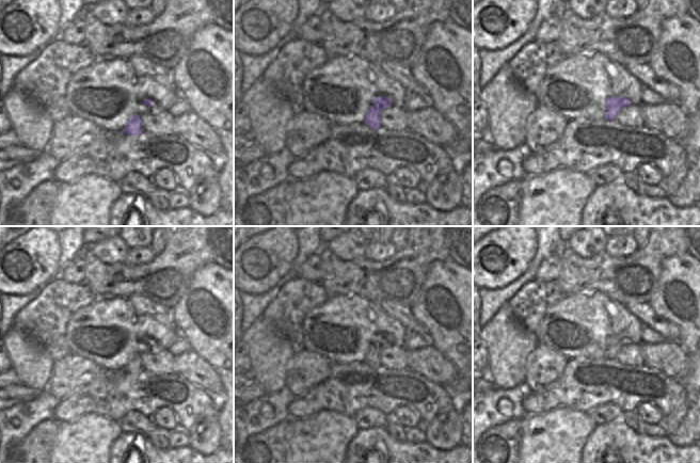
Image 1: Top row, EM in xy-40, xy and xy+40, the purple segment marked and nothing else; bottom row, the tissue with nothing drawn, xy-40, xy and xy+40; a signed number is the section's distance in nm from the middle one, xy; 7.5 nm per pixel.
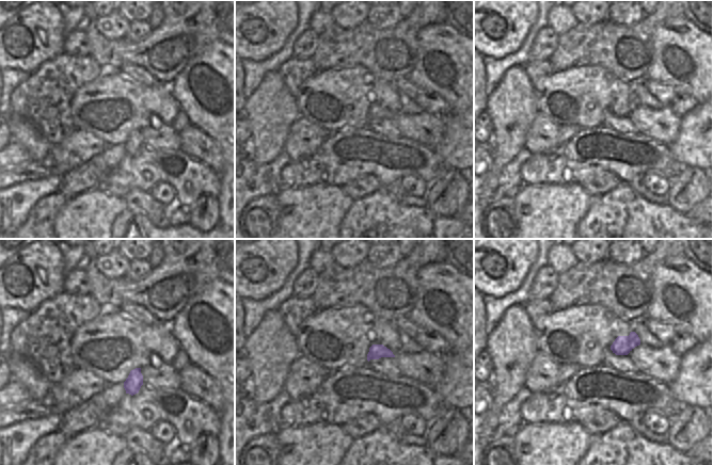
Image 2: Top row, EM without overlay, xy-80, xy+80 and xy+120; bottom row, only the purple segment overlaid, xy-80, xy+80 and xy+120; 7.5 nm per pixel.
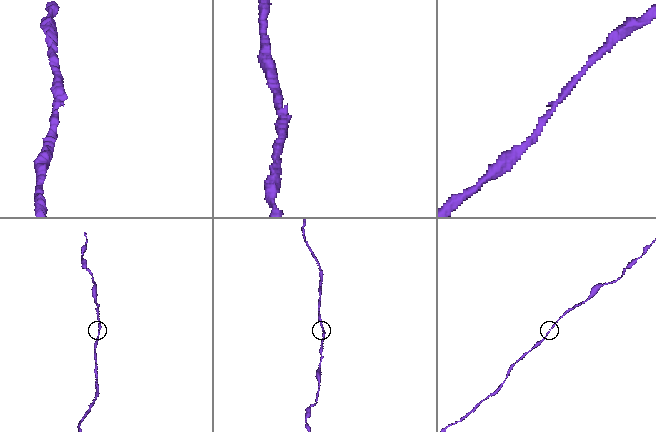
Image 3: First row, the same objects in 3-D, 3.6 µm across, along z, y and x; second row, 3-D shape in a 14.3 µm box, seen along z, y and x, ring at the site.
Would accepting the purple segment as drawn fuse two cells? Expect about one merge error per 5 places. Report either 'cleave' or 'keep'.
keep

